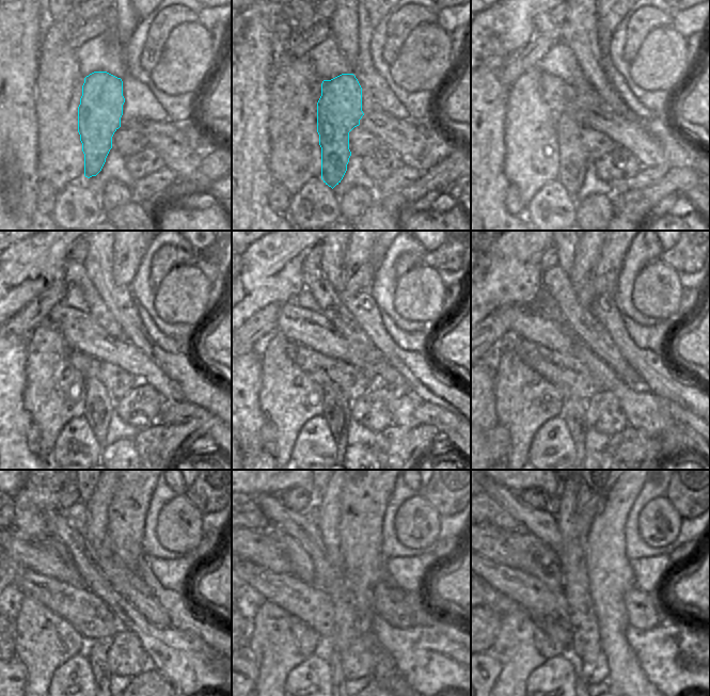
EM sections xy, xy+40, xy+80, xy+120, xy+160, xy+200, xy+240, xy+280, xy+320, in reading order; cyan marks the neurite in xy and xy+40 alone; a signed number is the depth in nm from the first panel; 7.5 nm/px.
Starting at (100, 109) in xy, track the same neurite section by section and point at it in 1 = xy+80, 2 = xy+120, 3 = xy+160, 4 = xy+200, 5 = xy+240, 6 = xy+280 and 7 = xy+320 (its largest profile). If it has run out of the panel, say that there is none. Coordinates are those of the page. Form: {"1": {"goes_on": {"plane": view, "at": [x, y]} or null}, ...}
{"1": {"goes_on": {"plane": "xy+80", "at": [572, 157]}}, "2": {"goes_on": {"plane": "xy+120", "at": [98, 406]}}, "3": {"goes_on": {"plane": "xy+160", "at": [336, 412]}}, "4": {"goes_on": {"plane": "xy+200", "at": [573, 412]}}, "5": {"goes_on": {"plane": "xy+240", "at": [96, 652]}}, "6": {"goes_on": {"plane": "xy+280", "at": [333, 657]}}, "7": {"goes_on": {"plane": "xy+320", "at": [580, 685]}}}

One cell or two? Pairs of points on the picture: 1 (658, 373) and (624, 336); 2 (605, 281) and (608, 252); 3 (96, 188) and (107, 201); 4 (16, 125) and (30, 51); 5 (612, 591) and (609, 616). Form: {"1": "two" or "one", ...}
{"1": "one", "2": "one", "3": "two", "4": "one", "5": "one"}

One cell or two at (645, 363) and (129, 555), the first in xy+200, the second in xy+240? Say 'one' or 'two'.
two

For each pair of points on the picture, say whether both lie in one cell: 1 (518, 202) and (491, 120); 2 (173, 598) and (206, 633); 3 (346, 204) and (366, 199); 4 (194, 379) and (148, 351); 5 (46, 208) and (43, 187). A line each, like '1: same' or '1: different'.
1: different
2: same
3: same
4: same
5: same

